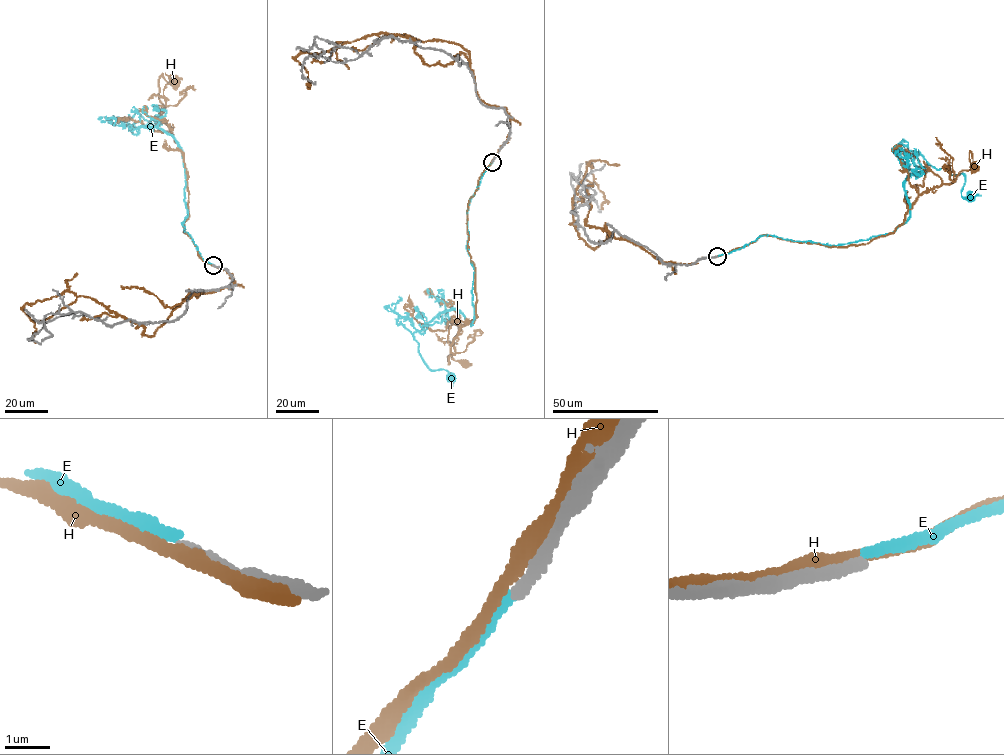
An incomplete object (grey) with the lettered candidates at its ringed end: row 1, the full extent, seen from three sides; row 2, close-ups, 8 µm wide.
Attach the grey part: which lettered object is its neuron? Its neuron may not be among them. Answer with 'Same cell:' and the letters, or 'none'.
Same cell: none

